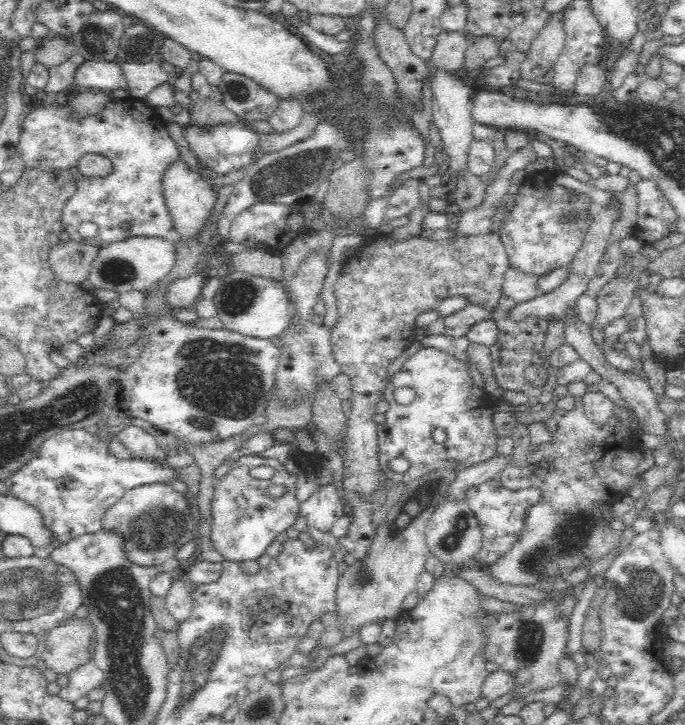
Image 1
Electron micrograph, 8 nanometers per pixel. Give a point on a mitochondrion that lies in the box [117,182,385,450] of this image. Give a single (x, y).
(220, 381)

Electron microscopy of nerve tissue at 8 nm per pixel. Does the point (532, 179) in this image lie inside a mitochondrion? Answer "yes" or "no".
no

